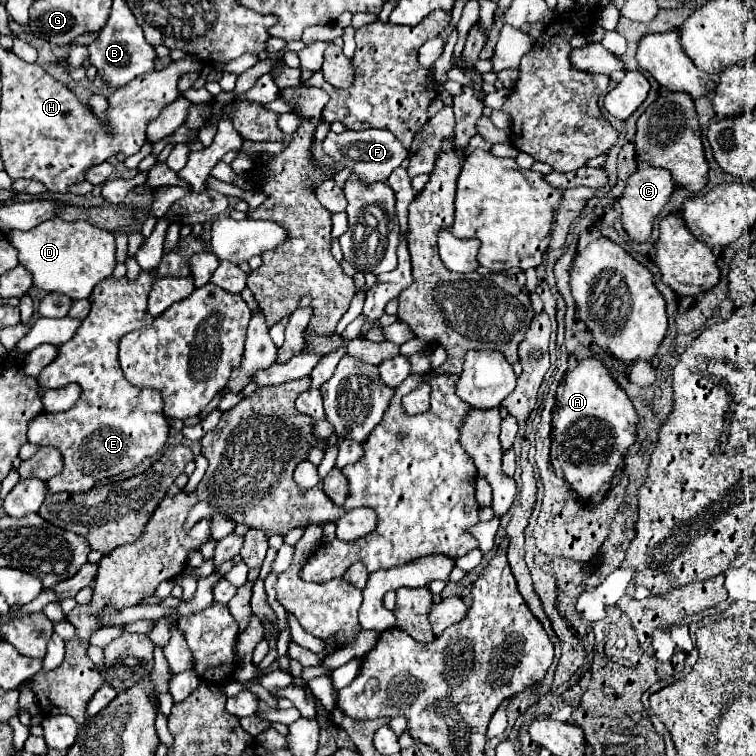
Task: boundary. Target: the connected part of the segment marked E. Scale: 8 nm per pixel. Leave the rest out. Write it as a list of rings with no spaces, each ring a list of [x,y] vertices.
[[[141,271],[139,279],[133,283],[129,283],[127,279],[117,281],[113,277],[101,281],[89,297],[91,311],[89,311],[87,319],[83,319],[79,331],[73,335],[71,341],[67,341],[63,347],[59,347],[57,359],[39,373],[37,381],[43,387],[59,389],[70,383],[77,383],[81,387],[81,397],[71,409],[67,409],[63,413],[41,413],[29,423],[27,441],[33,445],[55,445],[55,449],[59,449],[61,457],[63,457],[63,471],[47,481],[47,487],[51,493],[59,493],[59,491],[85,493],[97,481],[103,481],[107,477],[135,469],[145,457],[155,455],[167,443],[169,421],[163,415],[163,397],[155,389],[141,389],[141,387],[131,385],[121,375],[121,367],[117,361],[119,339],[123,335],[135,331],[137,327],[147,327],[147,315],[149,315],[147,295],[151,291],[153,279],[155,279],[153,273]]]

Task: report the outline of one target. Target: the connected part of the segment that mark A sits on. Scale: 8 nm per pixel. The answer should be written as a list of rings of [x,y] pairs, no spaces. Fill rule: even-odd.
[[[595,357],[579,361],[565,379],[565,385],[557,391],[553,411],[553,453],[561,463],[565,481],[581,499],[591,499],[615,477],[625,451],[635,443],[637,423],[639,417],[629,397],[613,381],[605,365]]]

